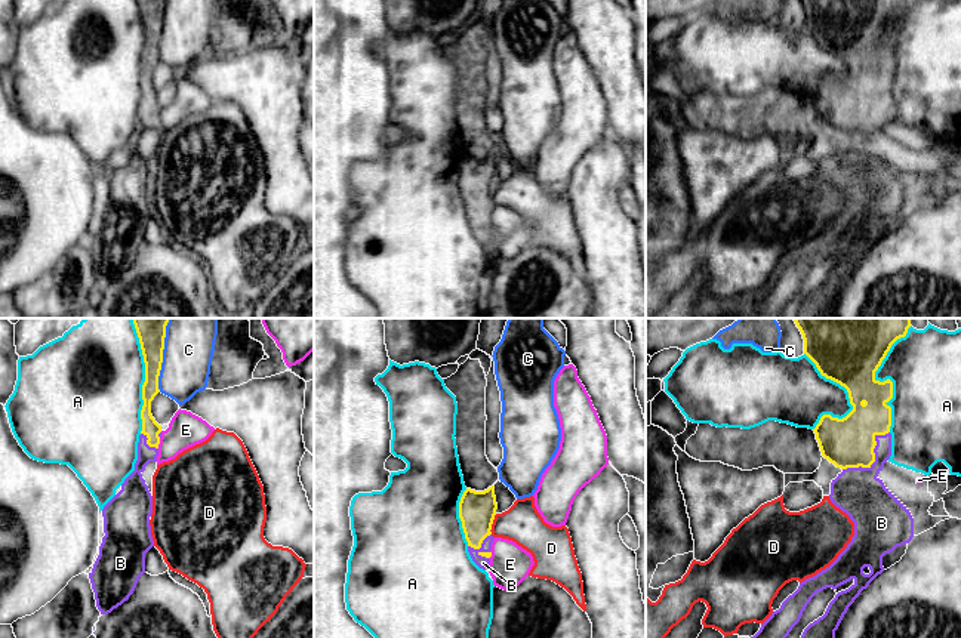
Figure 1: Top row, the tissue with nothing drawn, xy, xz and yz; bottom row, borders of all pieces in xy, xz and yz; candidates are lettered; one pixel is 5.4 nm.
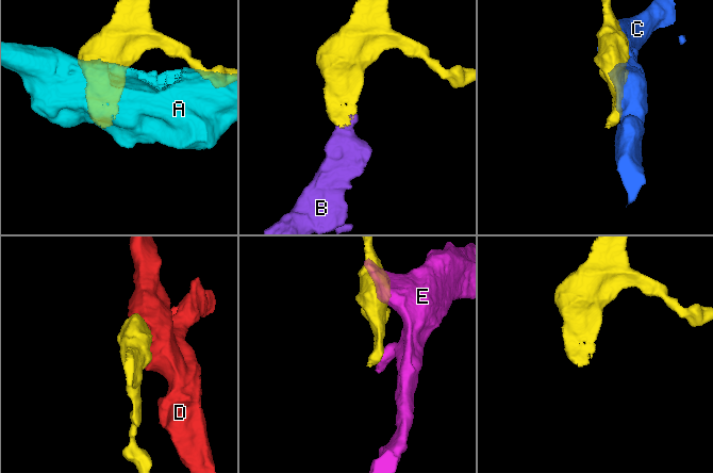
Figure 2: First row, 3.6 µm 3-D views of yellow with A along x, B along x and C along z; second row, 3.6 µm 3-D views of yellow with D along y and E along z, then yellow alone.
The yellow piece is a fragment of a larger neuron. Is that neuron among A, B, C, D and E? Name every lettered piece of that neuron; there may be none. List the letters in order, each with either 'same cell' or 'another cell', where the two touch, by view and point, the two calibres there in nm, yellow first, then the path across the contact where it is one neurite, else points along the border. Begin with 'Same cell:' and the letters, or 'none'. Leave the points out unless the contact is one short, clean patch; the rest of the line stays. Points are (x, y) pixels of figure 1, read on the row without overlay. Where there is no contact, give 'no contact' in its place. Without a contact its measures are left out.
Same cell: B
A: another cell | yz (884, 49) | 300/380 nm
B: same cell | yz (874, 126) | 280/260 nm | across yz (847, 111), (861, 113), (874, 126), (859, 144), (858, 160)
C: another cell | xy (162, 30) | 130/280 nm
D: another cell | xz (492, 191) | 200/220 nm | along xz (496, 182), (490, 202)
E: another cell | xy (159, 111) | 90/190 nm

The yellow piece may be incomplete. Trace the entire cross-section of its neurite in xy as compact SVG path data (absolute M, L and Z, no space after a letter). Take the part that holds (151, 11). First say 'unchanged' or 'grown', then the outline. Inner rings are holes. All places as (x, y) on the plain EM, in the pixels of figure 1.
grown; M166 0L136 1L145 31L144 74L141 78L142 99L135 139L102 178L105 204L89 241L101 283L111 281L129 268L139 246L145 241L145 222L154 215L150 194L153 164L142 147L142 141L158 124L161 93L151 83L151 70L160 61L158 44Z

